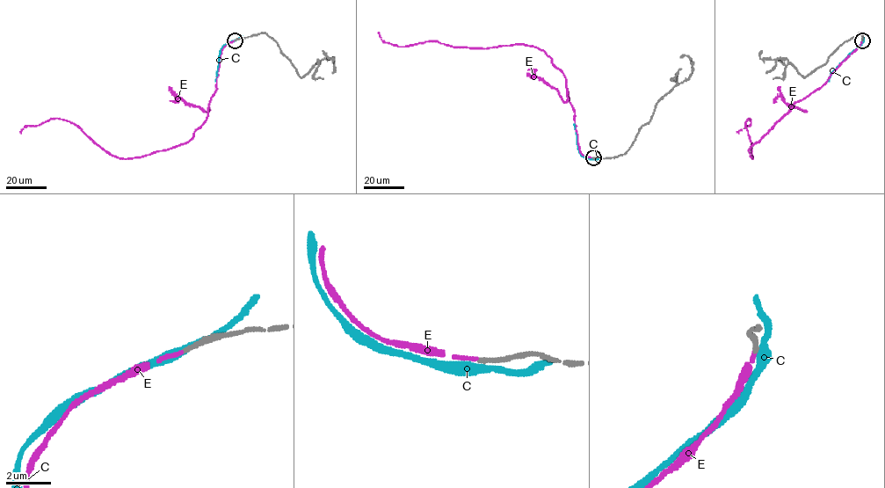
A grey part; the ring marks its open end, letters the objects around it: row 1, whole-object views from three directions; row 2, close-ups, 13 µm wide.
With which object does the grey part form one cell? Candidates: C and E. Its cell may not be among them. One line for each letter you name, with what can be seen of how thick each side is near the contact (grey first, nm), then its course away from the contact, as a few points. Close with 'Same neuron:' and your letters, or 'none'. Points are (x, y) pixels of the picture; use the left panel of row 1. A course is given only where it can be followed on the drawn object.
E: Thickness 240 nm (grey) against 160 nm. Its course: (235, 40), (221, 50), (207, 115), (184, 143), (119, 158), (59, 118), (25, 126), (19, 132)
Same neuron: E

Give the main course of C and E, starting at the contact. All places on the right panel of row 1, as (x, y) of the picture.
C: (862, 40), (831, 72), (828, 81)
E: (862, 40), (822, 85), (796, 101), (750, 147), (752, 158), (744, 125), (750, 120), (736, 132)

